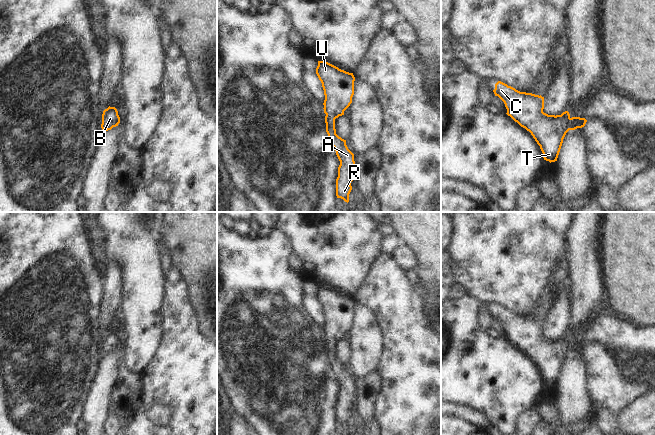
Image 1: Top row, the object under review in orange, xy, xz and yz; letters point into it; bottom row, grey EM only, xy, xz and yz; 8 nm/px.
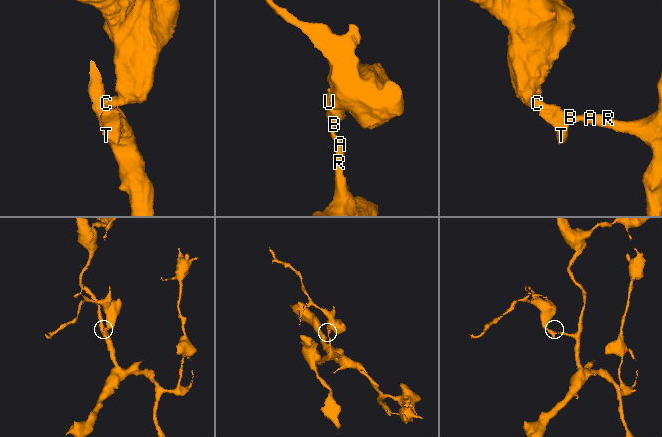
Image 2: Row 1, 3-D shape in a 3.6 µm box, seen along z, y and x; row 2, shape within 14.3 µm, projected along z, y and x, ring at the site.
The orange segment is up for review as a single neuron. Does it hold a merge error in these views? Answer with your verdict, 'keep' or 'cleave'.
keep

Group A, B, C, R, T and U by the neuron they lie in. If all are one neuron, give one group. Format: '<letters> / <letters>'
A B C R T U

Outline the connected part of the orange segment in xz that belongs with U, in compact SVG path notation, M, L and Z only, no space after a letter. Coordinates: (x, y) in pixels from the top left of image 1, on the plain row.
M318 285L316 298L322 307L325 319L323 333L326 338L326 356L340 385L336 420L348 427L352 414L351 406L355 403L354 378L348 373L346 364L336 358L335 343L344 339L344 335L352 327L355 301L353 297L341 294L326 285Z

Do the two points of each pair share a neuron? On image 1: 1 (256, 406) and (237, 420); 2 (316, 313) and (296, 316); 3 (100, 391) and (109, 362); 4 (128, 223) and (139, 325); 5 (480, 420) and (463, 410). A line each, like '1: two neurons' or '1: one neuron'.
1: two neurons
2: two neurons
3: one neuron
4: one neuron
5: one neuron

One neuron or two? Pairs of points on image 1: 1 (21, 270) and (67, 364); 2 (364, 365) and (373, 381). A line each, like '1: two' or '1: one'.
1: one
2: two

